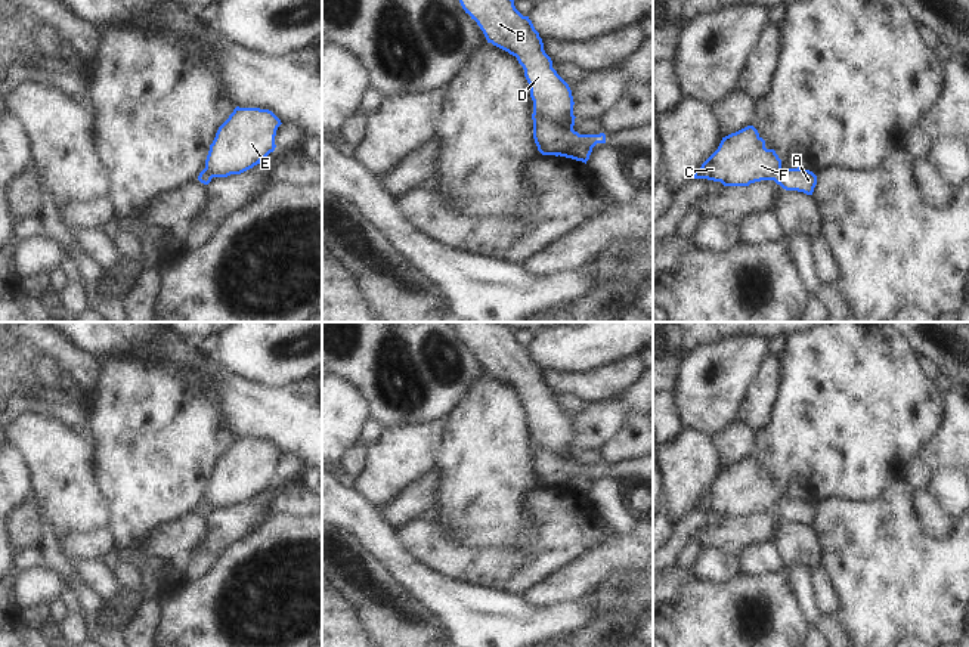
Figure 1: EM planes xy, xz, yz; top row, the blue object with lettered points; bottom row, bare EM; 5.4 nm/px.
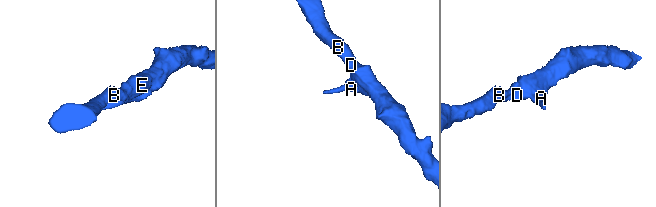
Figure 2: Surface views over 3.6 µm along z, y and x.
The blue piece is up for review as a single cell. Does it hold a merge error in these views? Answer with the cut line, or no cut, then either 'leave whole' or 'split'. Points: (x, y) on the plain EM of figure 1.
xz (533, 442), (565, 460), (572, 460) | split

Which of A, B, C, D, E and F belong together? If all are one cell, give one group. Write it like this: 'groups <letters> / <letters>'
groups A / B C D E F

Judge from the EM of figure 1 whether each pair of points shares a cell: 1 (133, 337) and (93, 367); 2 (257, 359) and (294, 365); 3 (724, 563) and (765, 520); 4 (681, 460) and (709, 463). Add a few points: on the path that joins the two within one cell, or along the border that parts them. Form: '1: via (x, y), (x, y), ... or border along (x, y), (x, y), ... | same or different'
1: border along (73, 337), (101, 359) | different
2: via (266, 359), (285, 364) | same
3: border along (705, 548), (720, 548), (737, 556) | different
4: via (689, 463), (702, 463) | same

